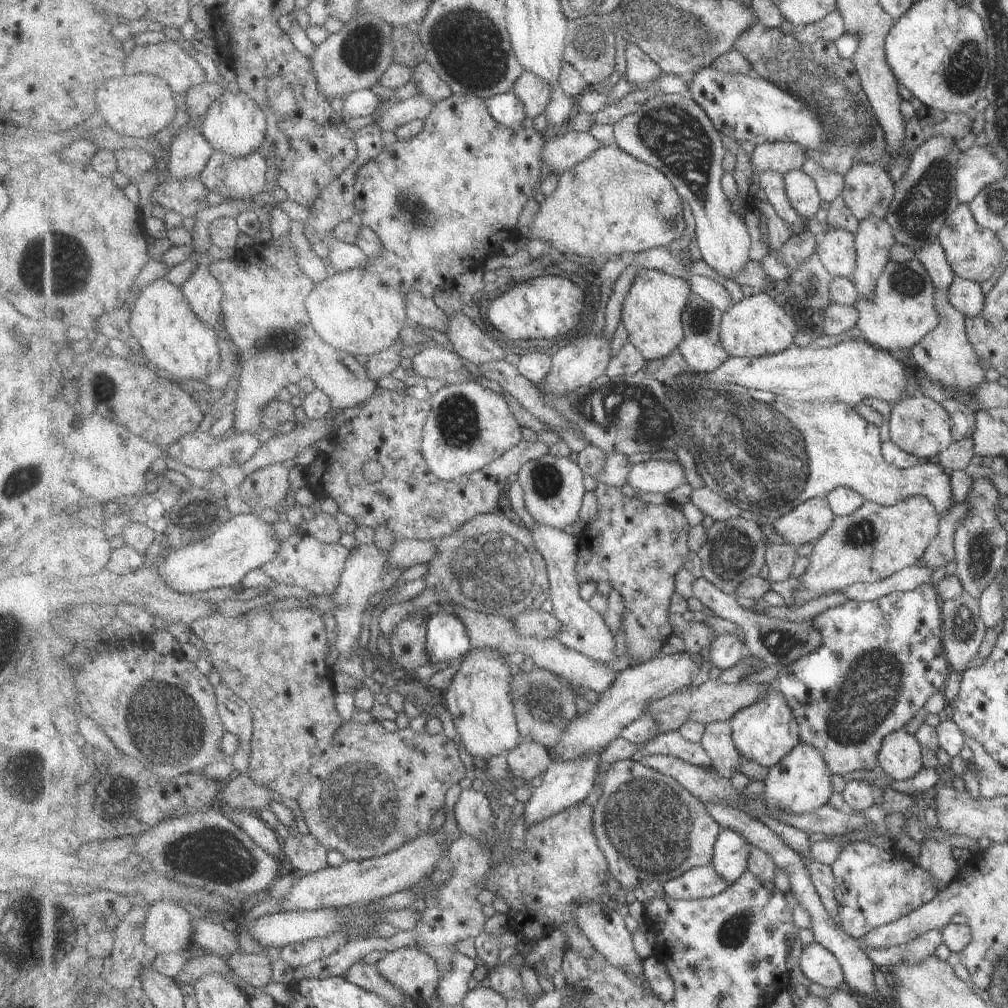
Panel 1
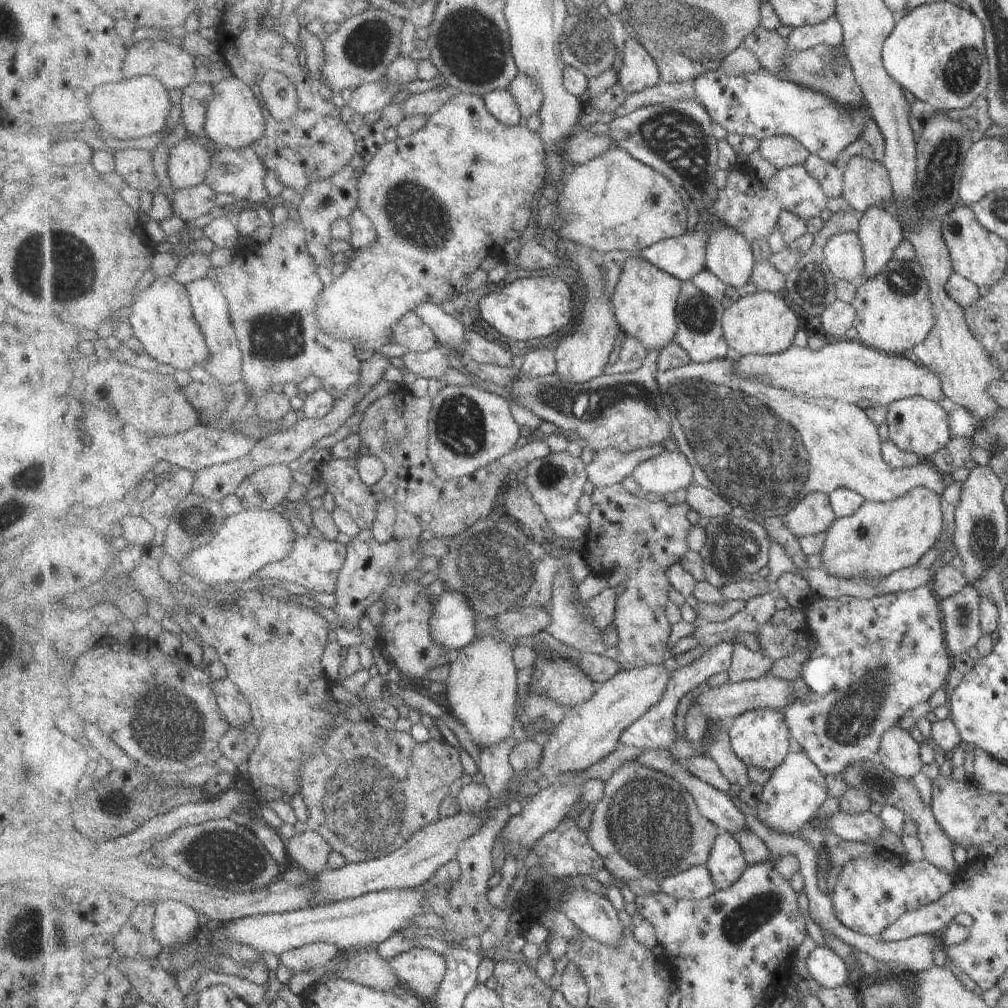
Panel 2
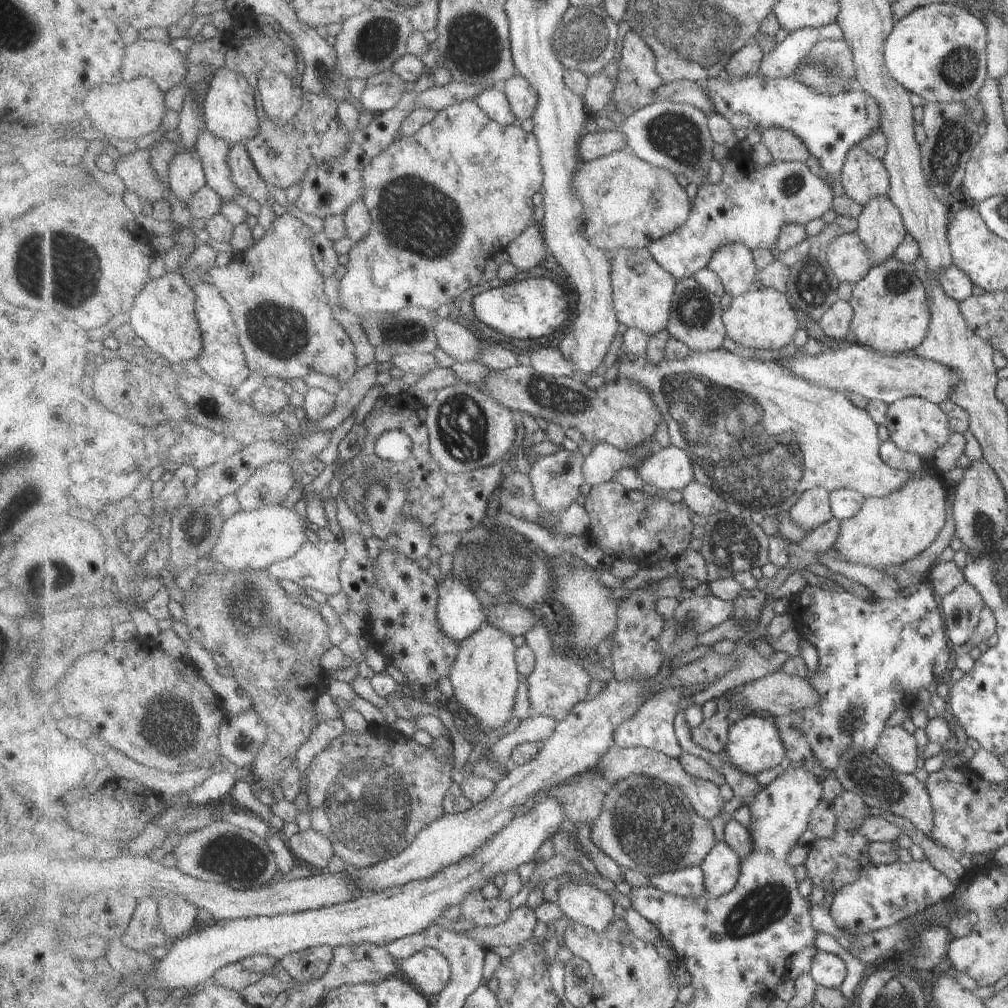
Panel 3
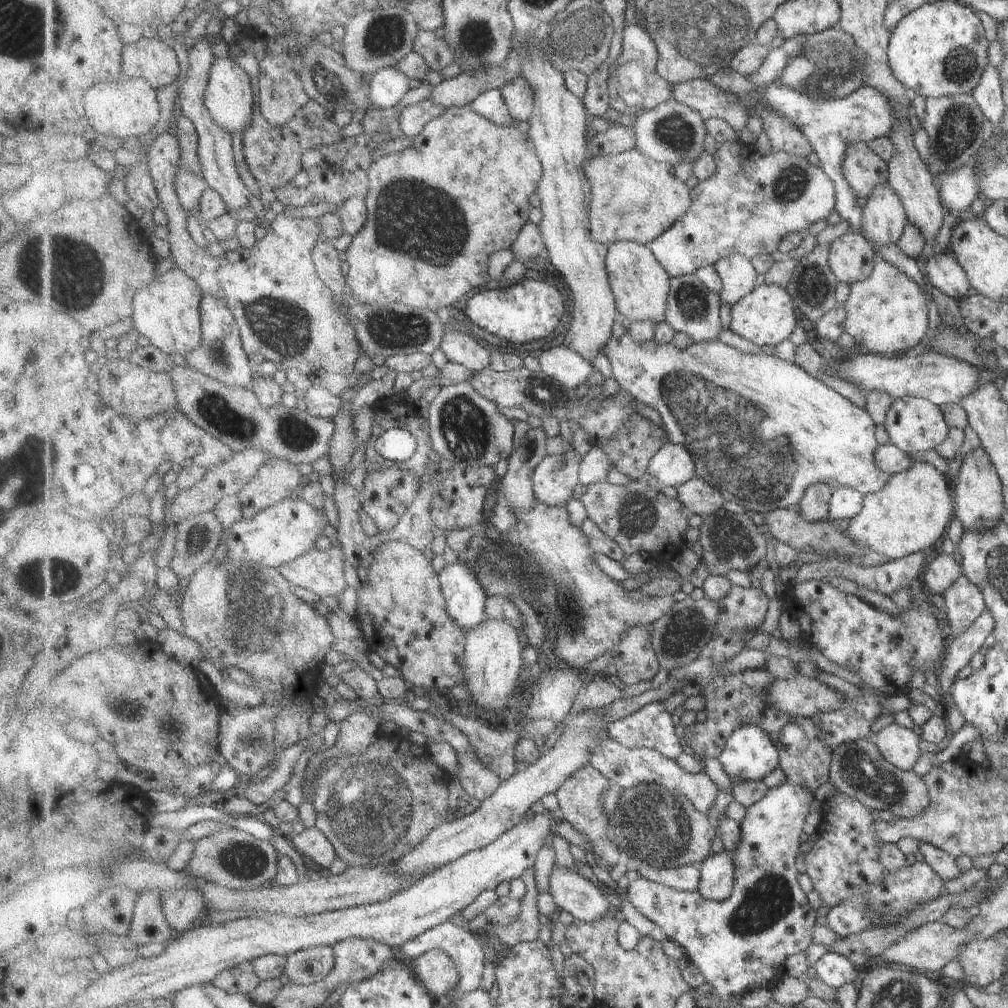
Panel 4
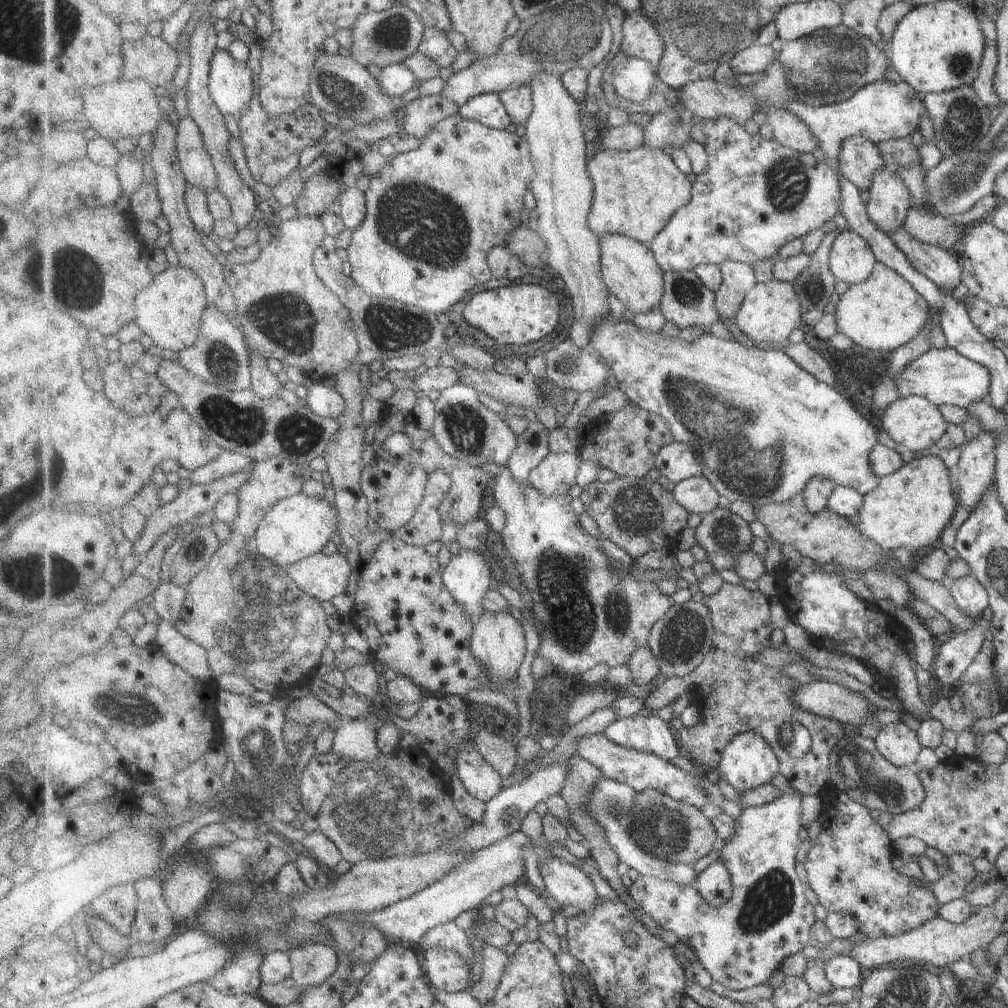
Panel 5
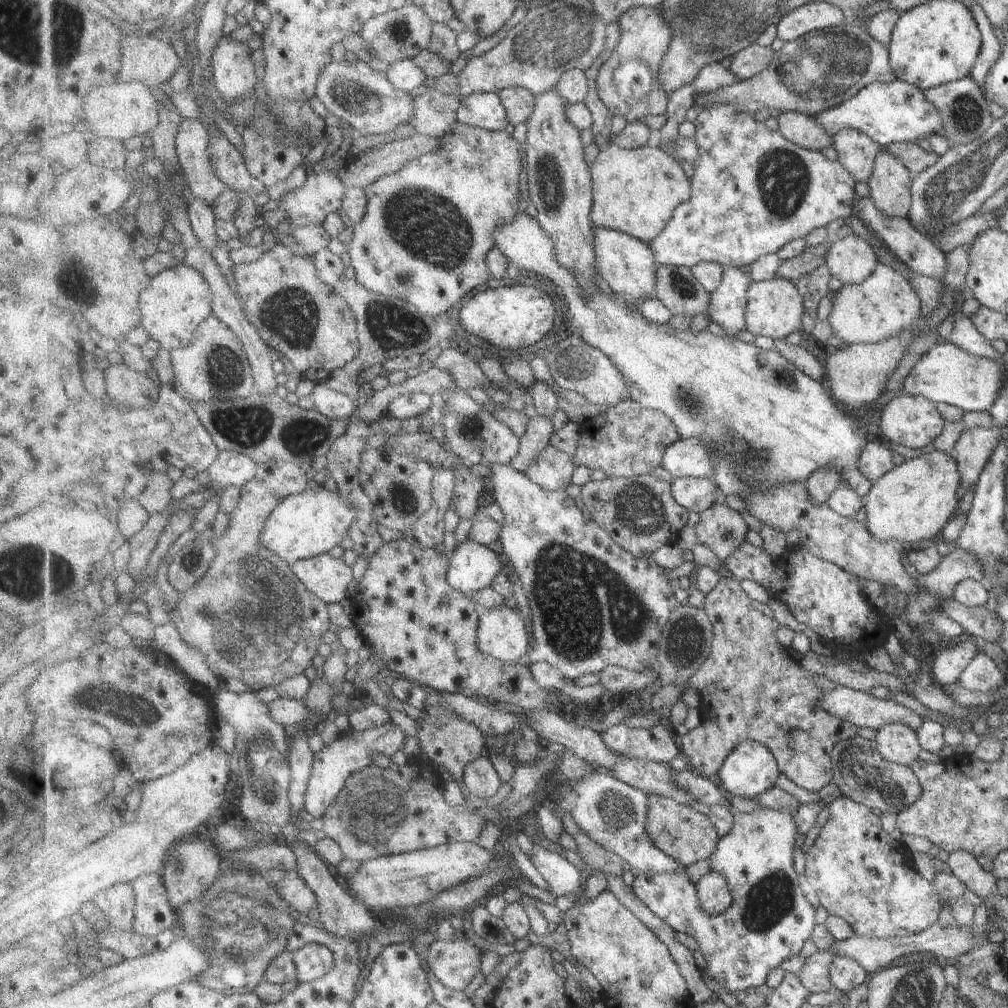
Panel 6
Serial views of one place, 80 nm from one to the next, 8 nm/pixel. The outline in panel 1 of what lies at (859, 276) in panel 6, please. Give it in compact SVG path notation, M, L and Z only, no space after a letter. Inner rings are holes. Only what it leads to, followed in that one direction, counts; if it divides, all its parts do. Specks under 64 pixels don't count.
M834 227L826 229L819 237L816 247L819 260L823 262L826 270L832 275L851 279L855 269L856 248L853 248L851 232Z

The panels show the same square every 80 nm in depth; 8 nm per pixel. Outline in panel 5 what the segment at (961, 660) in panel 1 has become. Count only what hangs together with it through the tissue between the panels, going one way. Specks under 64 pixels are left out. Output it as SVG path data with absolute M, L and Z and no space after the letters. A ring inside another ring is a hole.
M973 575L956 578L947 586L950 597L966 615L977 617L988 606L985 589Z

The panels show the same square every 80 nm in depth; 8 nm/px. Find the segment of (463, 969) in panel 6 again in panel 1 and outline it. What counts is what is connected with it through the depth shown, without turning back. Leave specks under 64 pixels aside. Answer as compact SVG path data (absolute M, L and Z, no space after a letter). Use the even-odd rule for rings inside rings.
M417 947L387 951L377 966L383 978L413 1002L426 1002L438 993L442 976L437 960Z

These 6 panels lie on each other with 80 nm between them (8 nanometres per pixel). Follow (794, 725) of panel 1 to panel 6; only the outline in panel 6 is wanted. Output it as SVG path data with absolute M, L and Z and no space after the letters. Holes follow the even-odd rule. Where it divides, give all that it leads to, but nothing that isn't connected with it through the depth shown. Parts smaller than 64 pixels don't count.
M742 742L723 763L718 777L732 794L757 798L771 790L782 775L775 755L760 742Z

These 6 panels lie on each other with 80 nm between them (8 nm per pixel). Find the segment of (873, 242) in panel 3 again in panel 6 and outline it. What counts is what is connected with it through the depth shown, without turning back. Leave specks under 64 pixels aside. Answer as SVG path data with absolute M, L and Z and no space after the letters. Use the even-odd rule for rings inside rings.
M881 147L867 180L868 196L875 208L888 217L905 217L910 205L910 179L899 159Z

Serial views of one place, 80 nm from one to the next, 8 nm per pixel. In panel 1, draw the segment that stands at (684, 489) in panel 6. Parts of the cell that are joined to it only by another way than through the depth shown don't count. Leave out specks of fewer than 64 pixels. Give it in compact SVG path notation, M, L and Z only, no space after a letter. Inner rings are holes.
M697 488L692 492L690 501L694 506L697 506L703 514L711 517L713 521L729 522L735 518L741 518L741 508L734 502L725 500L719 494L715 494L711 488Z

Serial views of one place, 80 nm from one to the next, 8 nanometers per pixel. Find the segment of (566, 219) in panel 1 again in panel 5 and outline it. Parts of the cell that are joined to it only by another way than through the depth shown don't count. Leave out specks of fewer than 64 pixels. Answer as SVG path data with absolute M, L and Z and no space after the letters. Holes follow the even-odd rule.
M650 146L630 151L597 150L588 162L594 180L594 201L588 222L599 238L606 234L625 235L651 248L655 237L672 216L692 199L692 184L671 156Z

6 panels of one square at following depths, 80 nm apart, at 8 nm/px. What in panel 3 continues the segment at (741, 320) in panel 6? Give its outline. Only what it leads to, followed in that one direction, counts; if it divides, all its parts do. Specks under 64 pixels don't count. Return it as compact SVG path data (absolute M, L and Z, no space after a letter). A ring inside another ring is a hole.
M731 242L717 248L708 268L723 280L726 294L733 298L750 292L753 282L758 280L753 252L743 242Z

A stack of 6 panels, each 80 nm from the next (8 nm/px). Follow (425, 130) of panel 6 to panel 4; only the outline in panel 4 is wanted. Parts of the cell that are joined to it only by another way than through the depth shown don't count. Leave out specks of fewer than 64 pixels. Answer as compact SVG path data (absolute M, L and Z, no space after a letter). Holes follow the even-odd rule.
M431 98L405 107L399 116L403 134L412 138L419 136L432 120L443 116L446 110Z

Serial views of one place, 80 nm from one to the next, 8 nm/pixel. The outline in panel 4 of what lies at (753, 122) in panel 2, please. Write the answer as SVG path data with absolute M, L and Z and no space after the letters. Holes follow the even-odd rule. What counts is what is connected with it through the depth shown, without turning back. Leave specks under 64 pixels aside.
M769 83L766 87L757 87L756 91L762 96L762 108L771 107L780 115L792 120L812 142L814 152L820 160L819 166L833 179L835 187L835 212L840 220L859 233L863 238L861 217L862 208L857 205L857 198L848 182L845 182L843 160L846 148L854 142L875 141L887 137L896 128L896 111L892 110L889 99L875 90L871 85L857 87L851 94L840 99L812 99L804 92L800 94L783 83Z

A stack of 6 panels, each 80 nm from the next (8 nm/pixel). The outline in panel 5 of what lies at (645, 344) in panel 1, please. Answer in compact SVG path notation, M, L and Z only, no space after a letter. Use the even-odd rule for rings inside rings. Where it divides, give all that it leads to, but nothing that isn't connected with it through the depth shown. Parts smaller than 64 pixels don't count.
M606 234L600 239L602 274L608 290L621 302L628 315L659 307L664 295L664 269L645 243L625 235Z

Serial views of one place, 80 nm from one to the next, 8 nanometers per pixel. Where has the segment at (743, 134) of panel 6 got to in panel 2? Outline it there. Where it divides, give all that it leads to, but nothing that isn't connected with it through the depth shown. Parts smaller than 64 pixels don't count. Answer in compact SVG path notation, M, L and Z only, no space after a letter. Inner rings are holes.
M791 166L783 170L777 170L773 180L763 182L756 174L749 170L743 172L741 168L730 171L729 186L720 190L717 198L717 206L713 214L707 214L707 220L721 220L727 226L733 226L735 230L741 230L749 242L769 238L773 234L773 225L780 223L780 214L785 210L795 212L803 220L821 216L821 212L827 208L829 197L825 194L823 186L807 172L805 166ZM699 220L693 230L685 232L681 237L659 242L638 255L685 283L706 268L708 245L707 228Z

